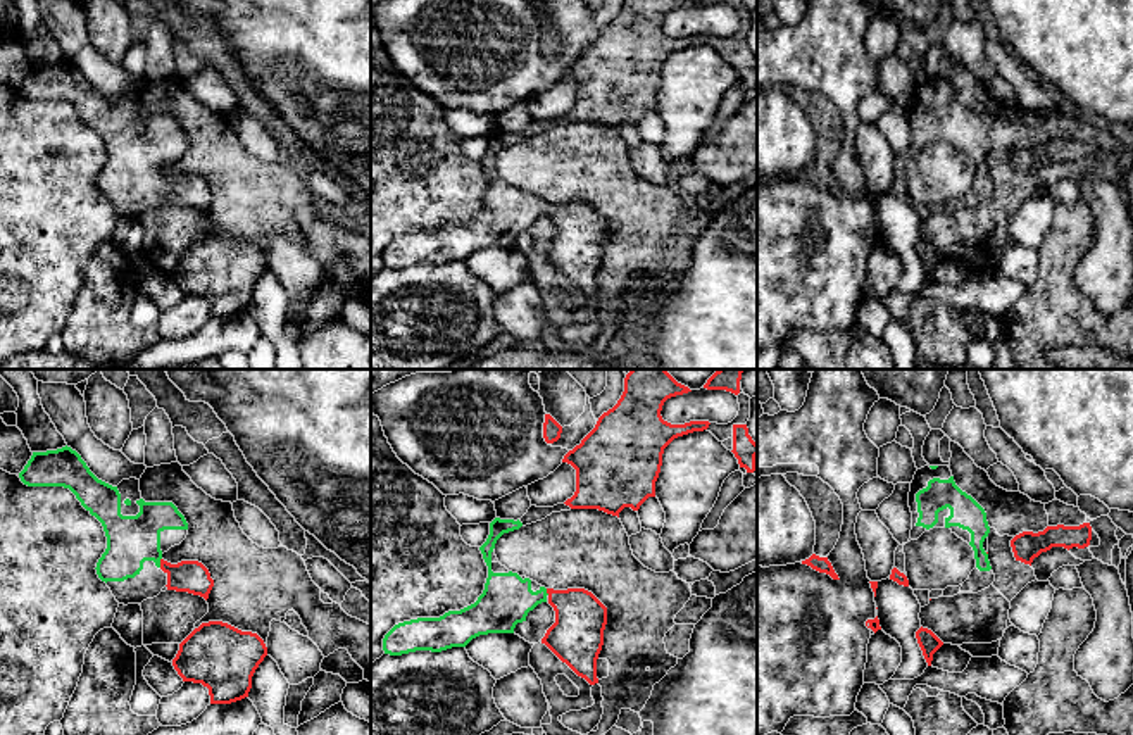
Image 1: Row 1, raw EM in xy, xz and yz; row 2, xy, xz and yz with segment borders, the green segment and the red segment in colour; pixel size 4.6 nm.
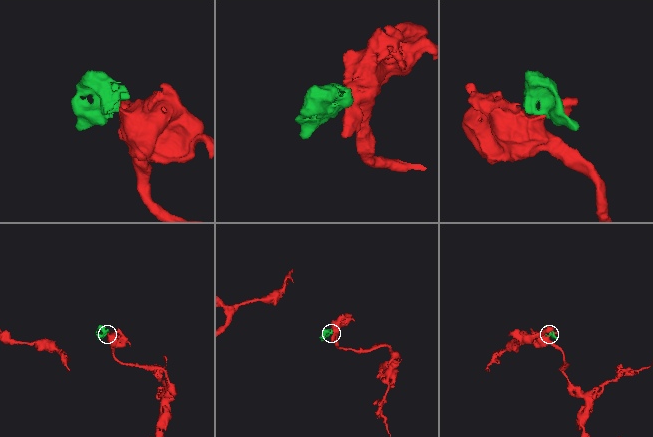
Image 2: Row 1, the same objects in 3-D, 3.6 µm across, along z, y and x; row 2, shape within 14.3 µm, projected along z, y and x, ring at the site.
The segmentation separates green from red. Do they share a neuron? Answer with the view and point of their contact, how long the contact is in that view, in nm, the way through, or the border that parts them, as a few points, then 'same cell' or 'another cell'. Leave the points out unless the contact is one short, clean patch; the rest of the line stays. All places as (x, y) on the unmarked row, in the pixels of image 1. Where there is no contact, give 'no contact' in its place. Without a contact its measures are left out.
xy (159, 176) | 50 nm | across xy (131, 154), (138, 154), (159, 176), (180, 190), (192, 190) | same cell

